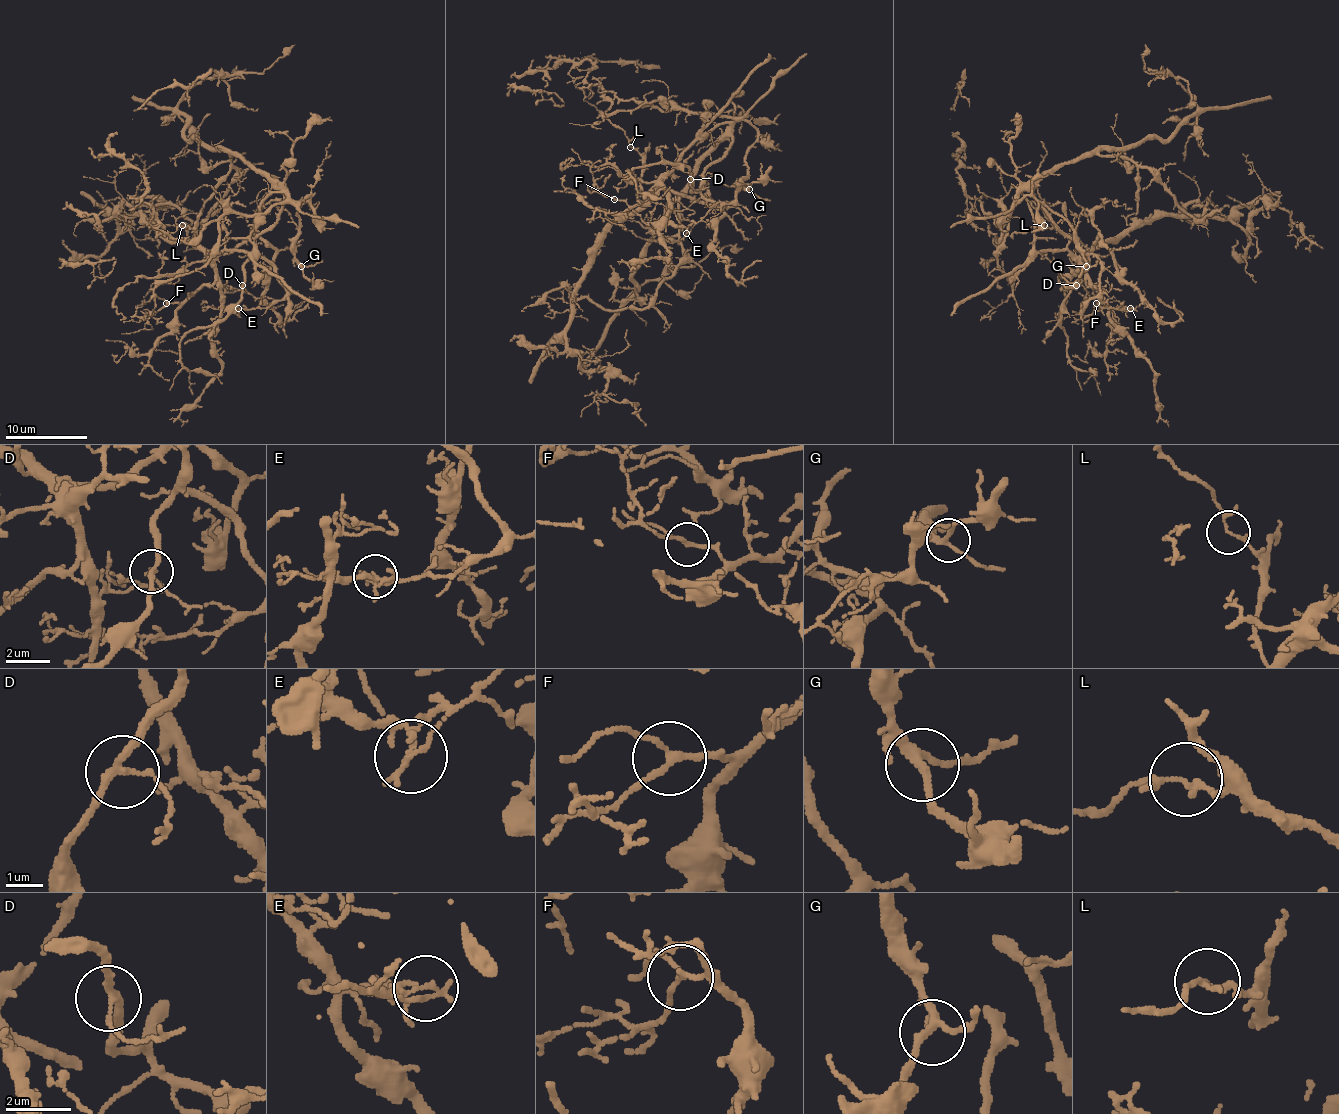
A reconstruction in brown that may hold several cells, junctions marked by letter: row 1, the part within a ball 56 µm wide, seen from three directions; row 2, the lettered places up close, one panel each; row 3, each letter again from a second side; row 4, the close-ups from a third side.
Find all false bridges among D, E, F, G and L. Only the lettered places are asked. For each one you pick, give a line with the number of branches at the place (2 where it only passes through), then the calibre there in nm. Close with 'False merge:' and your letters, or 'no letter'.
E: branches 4; calibre 110 nm
L: branches 3; calibre 110 nm
False merge: E, L

